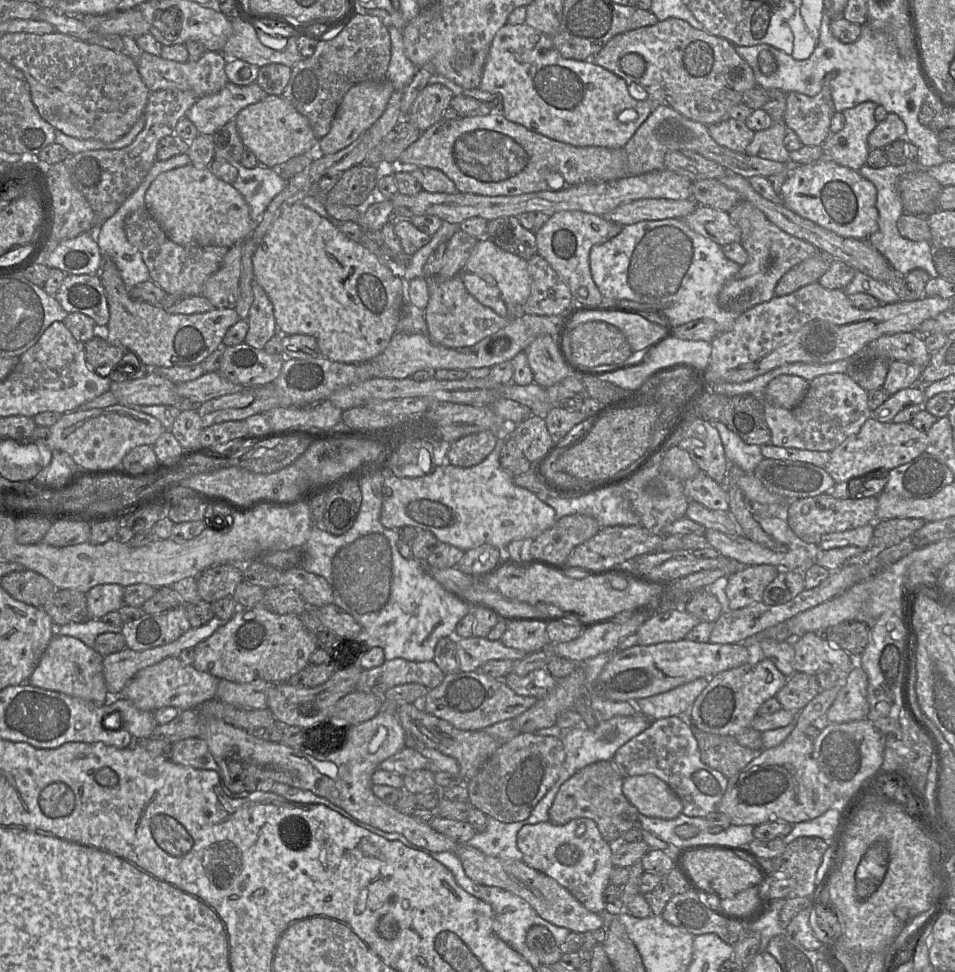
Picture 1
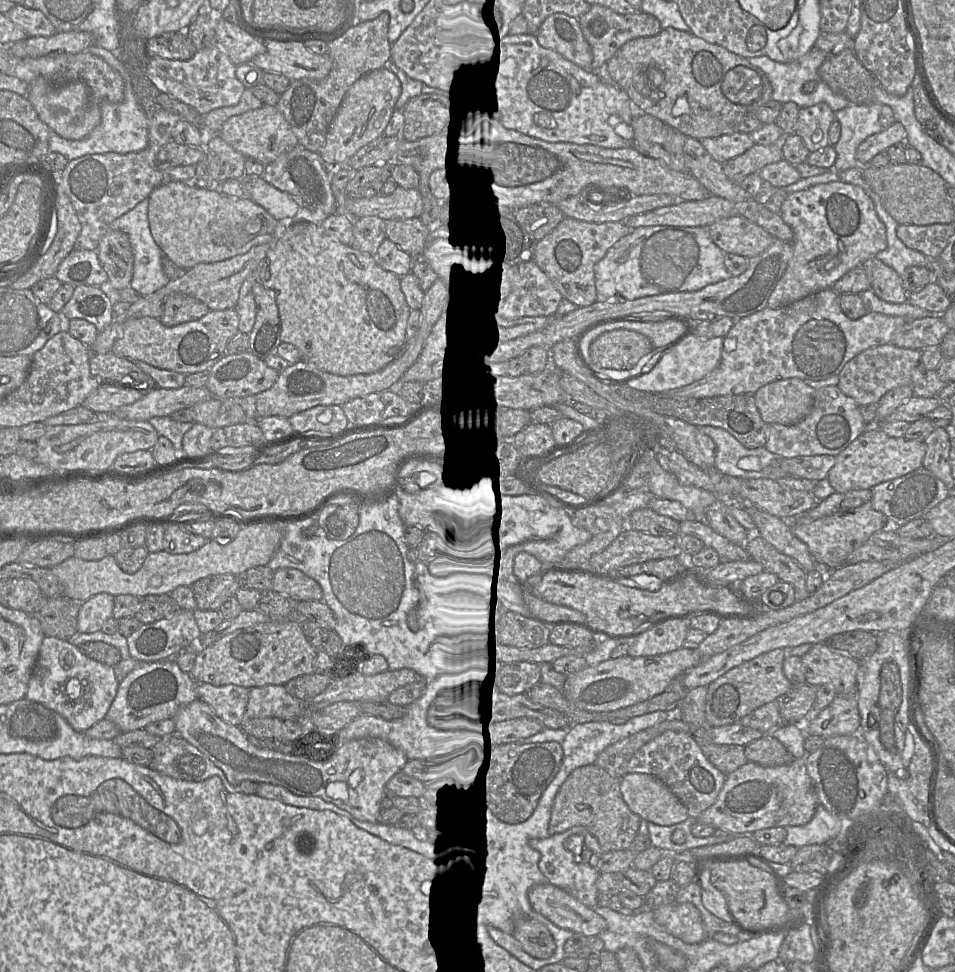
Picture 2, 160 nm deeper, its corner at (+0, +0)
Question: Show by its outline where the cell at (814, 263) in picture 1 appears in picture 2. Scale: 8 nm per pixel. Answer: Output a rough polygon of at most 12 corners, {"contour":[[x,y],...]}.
{"contour":[[858,185],[788,194],[792,257],[771,309],[831,288],[887,248]]}

